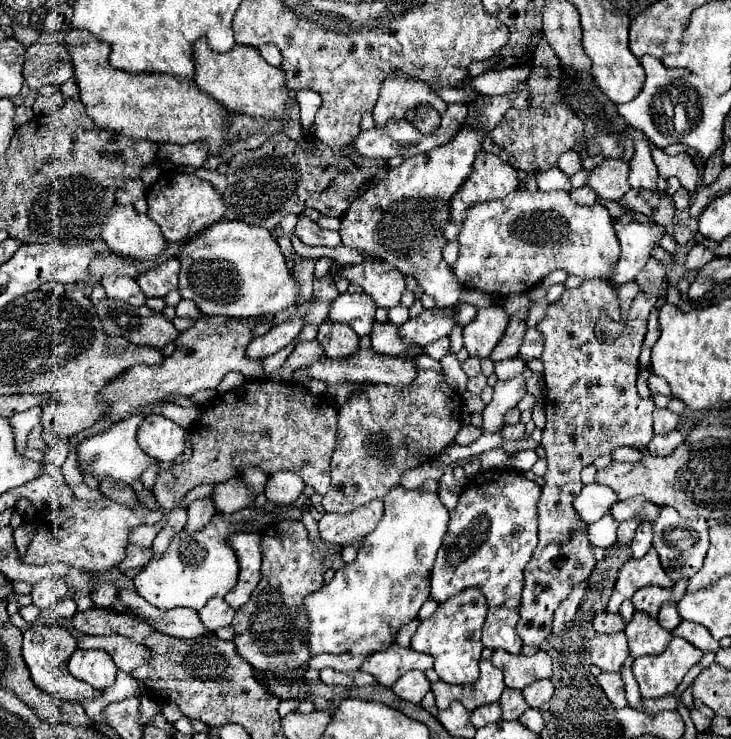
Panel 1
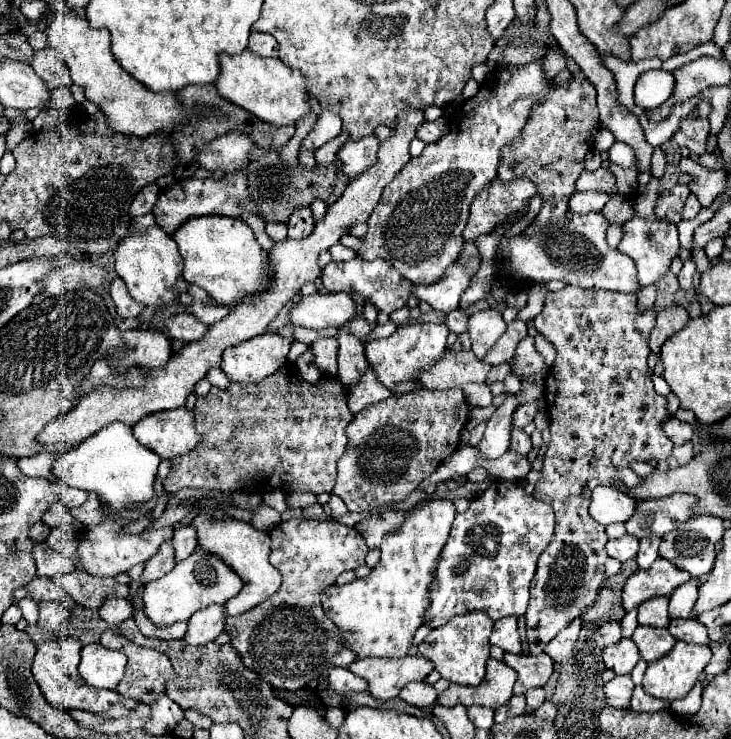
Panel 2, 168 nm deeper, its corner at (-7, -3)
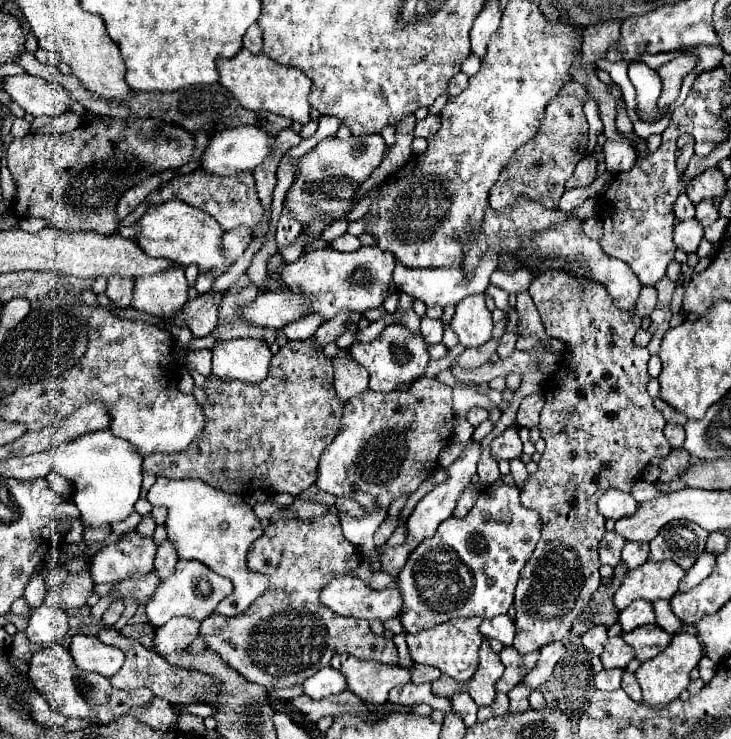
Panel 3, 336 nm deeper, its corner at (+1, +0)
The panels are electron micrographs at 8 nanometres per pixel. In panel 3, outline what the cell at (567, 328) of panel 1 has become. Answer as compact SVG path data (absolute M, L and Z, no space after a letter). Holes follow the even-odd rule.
M554 270L554 272L542 272L538 278L534 278L534 282L530 284L528 288L528 294L532 296L540 316L542 316L542 322L544 322L544 328L546 328L546 334L552 336L552 338L558 338L562 340L564 344L570 346L570 354L566 356L564 360L564 366L550 378L544 380L542 384L542 392L544 392L544 398L546 398L546 404L544 404L544 410L542 410L542 416L540 416L540 434L546 442L546 450L542 454L542 460L538 462L538 472L530 474L522 492L520 492L520 498L522 498L522 504L526 508L534 508L538 514L540 514L540 522L542 522L542 536L532 552L532 558L526 562L526 566L522 568L520 572L520 580L516 584L516 590L514 590L514 608L516 608L516 618L514 618L514 626L516 626L516 636L514 636L514 648L520 652L520 654L528 654L528 652L536 652L540 650L542 646L550 644L550 642L560 642L564 640L564 636L570 632L572 628L572 620L584 610L584 606L590 602L592 594L598 590L600 586L600 574L598 574L598 568L600 568L600 560L598 560L598 542L602 540L606 528L604 528L604 516L598 514L598 508L596 508L596 502L598 498L606 492L606 490L622 490L622 492L630 492L630 488L634 486L634 482L638 482L642 478L642 472L644 468L650 464L652 458L656 456L666 456L670 452L670 444L668 440L664 438L662 430L666 426L666 420L662 416L660 410L654 408L652 404L652 398L650 394L646 392L646 384L648 384L648 370L646 370L646 364L648 364L648 348L642 348L642 346L636 346L632 342L634 334L640 330L640 322L642 318L636 314L636 312L622 312L614 306L614 302L610 300L610 294L606 292L606 288L602 284L596 284L594 280L584 280L584 286L578 286L574 282L574 278L570 278L566 272L560 272L560 270Z

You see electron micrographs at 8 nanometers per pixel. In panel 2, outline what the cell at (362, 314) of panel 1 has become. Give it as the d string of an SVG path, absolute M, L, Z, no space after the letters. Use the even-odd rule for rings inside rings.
M328 293L328 295L308 295L304 297L290 315L292 325L306 329L328 329L344 327L356 317L358 309L348 293Z

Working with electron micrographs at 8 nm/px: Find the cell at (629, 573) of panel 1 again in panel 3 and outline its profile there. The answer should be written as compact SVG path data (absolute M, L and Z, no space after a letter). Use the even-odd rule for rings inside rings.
M666 560L666 562L646 562L642 566L638 566L636 570L628 570L622 586L618 588L616 596L614 596L614 604L618 610L624 610L630 602L642 598L648 602L654 600L670 600L670 596L674 596L674 592L678 590L680 580L686 576L686 572Z

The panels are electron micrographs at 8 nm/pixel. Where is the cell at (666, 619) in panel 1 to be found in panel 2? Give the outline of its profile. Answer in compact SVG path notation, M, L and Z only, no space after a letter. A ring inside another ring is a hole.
M690 579L670 595L670 619L692 619L694 617L694 603L698 597L698 581Z

